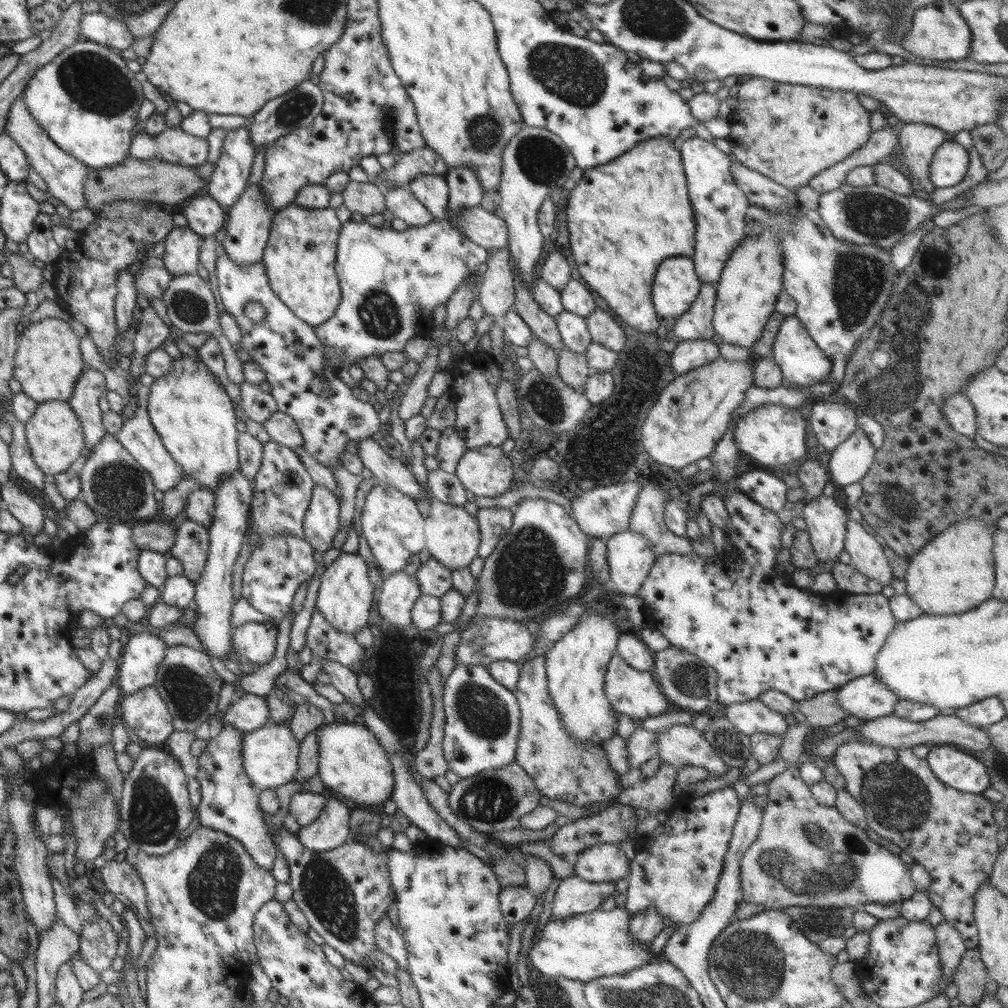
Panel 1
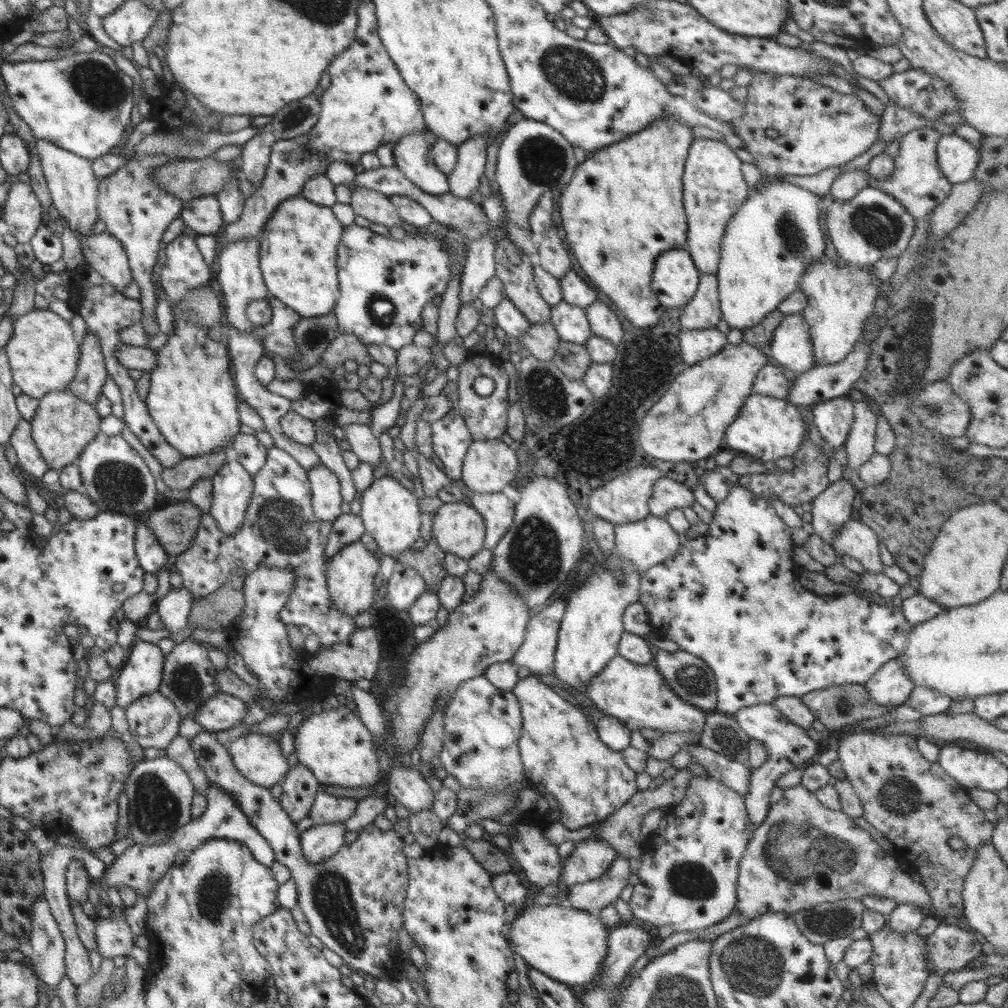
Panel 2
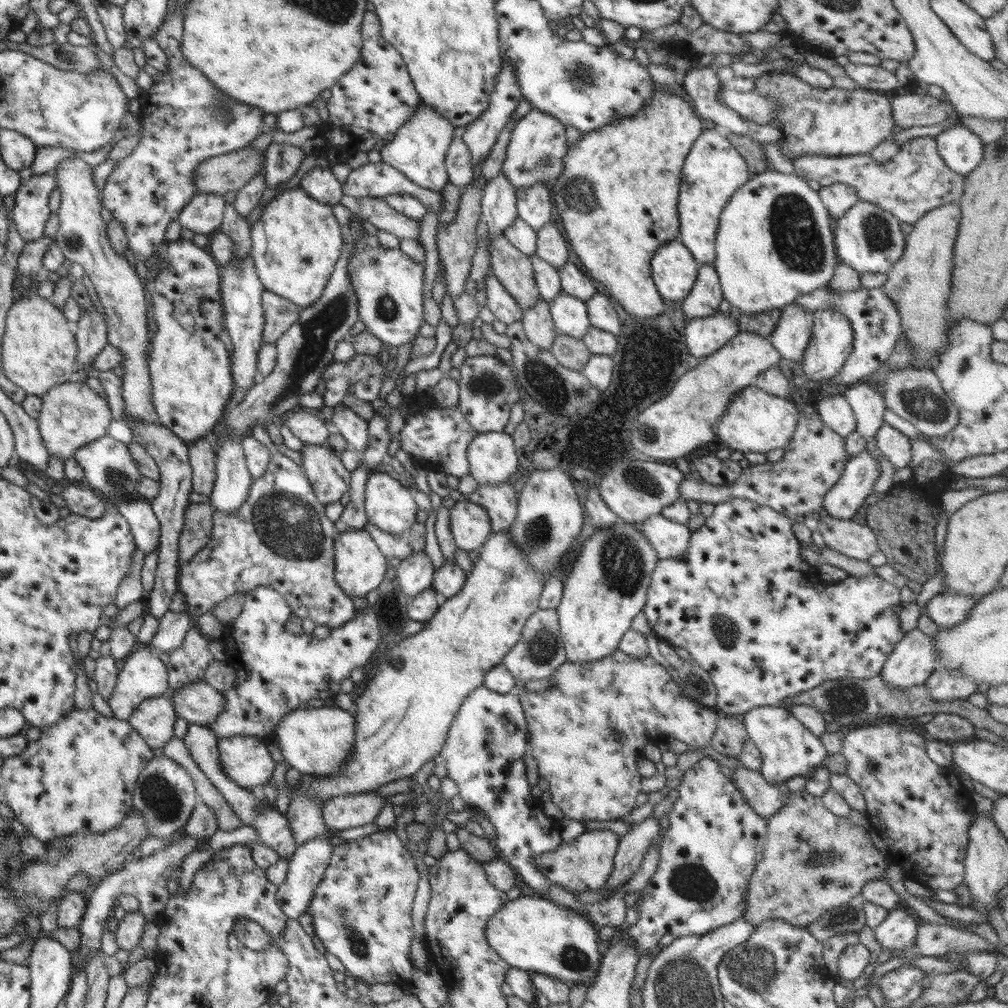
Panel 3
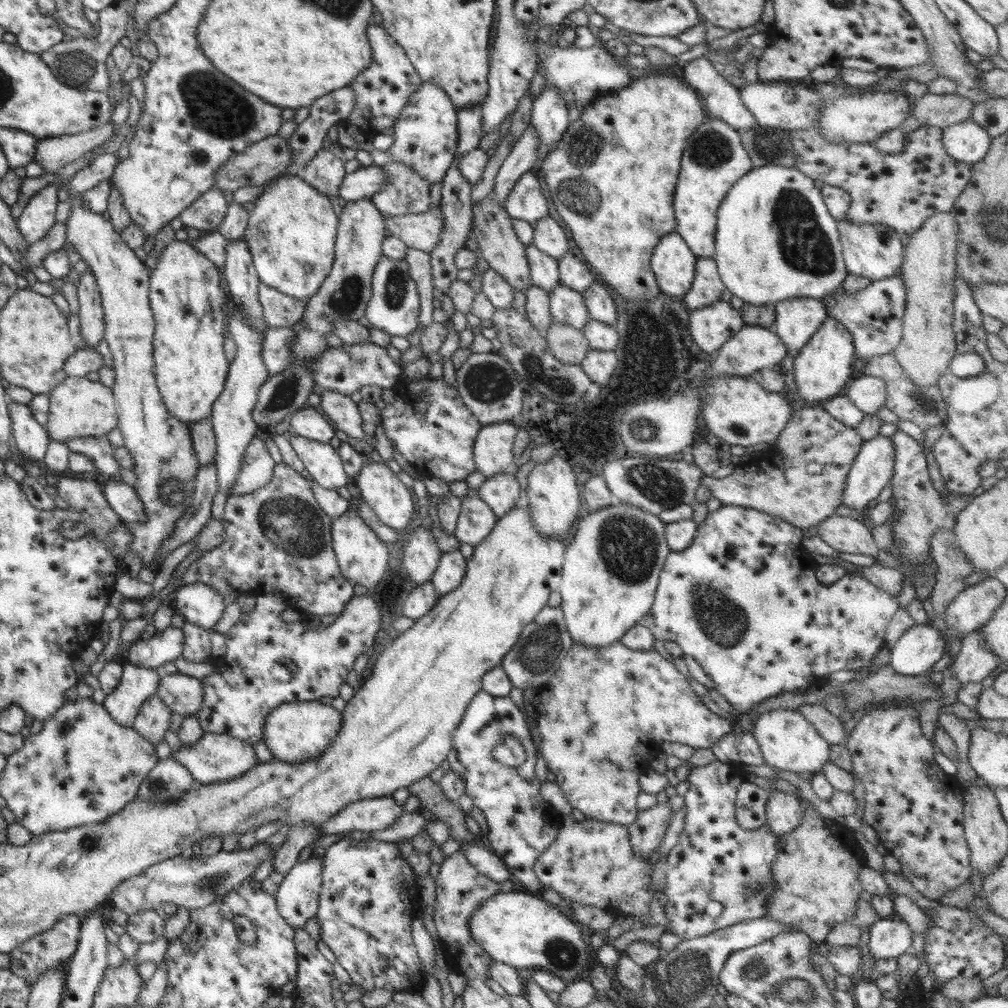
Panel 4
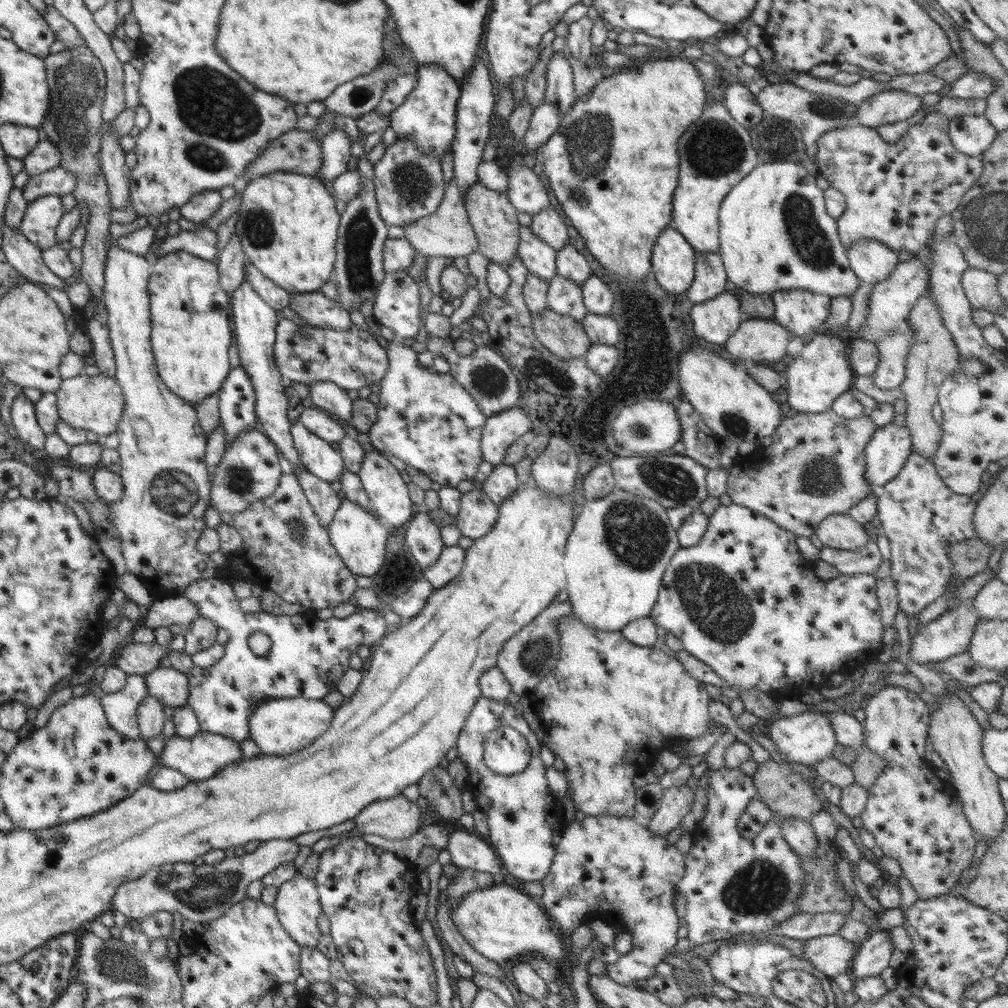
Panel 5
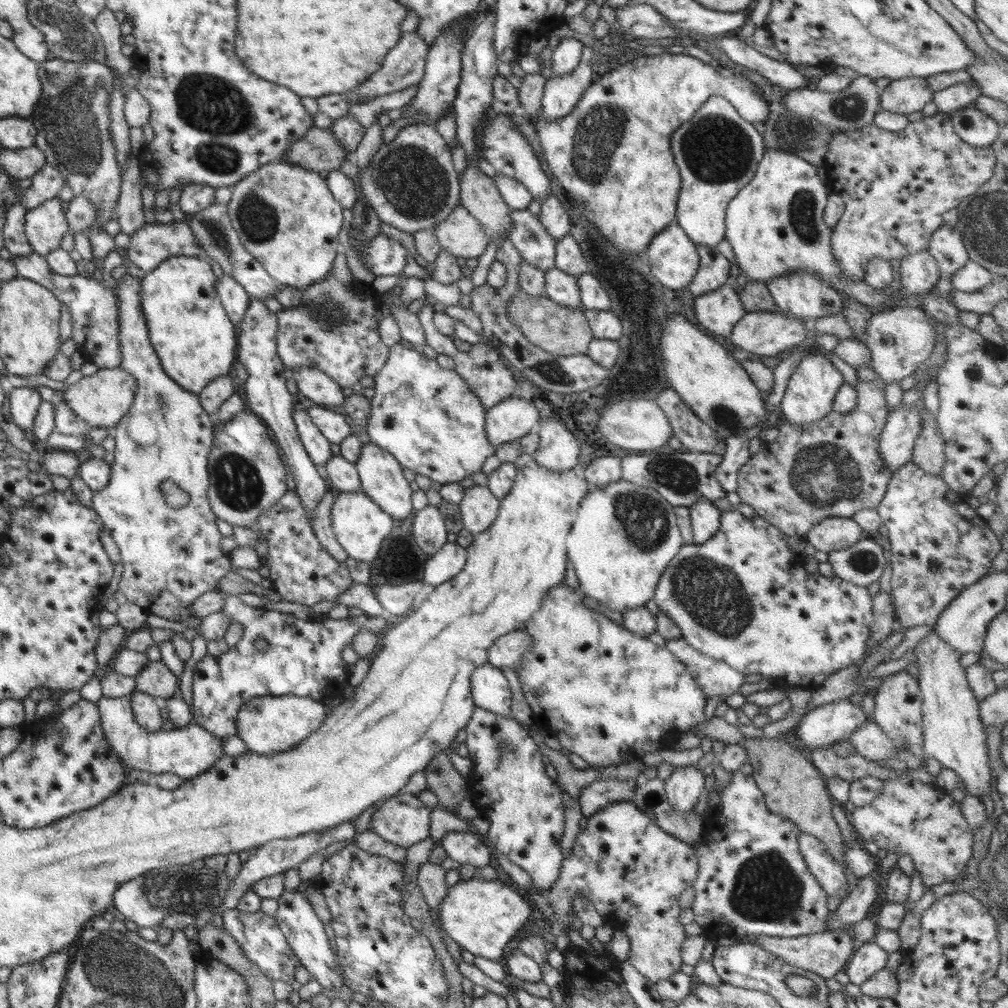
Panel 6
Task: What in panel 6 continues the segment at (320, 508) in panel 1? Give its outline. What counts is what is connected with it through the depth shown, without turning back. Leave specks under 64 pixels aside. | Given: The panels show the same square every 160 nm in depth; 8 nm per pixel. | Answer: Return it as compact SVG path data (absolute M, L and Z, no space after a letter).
M293 410L292 418L299 438L305 446L312 462L315 465L323 464L325 466L326 462L333 455L332 451L330 451L331 442L322 436L308 415L305 410Z

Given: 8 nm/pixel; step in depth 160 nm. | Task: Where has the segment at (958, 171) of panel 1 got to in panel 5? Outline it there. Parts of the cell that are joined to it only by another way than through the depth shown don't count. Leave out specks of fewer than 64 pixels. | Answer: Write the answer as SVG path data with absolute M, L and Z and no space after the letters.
M955 116L949 120L952 144L968 156L982 157L983 152L996 140L997 130L984 116Z

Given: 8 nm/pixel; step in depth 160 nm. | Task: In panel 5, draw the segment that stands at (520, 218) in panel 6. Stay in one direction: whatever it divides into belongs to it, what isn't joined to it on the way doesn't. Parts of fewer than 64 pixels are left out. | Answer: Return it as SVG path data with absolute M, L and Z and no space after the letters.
M519 224L518 236L520 236L520 240L517 256L528 272L544 282L555 278L557 276L555 263L557 250L542 241L529 227Z

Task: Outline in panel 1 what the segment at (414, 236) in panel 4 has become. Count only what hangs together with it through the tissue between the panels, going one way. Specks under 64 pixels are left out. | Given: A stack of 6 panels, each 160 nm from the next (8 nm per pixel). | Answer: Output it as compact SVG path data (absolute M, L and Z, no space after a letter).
M349 181L342 192L343 205L362 216L381 214L387 209L384 190L375 183Z

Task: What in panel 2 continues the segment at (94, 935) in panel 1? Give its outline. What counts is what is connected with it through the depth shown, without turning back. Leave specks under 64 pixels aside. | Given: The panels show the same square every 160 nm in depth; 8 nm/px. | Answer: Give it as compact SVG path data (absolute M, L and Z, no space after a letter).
M124 916L95 920L97 950L103 958L127 956L133 946L133 934Z

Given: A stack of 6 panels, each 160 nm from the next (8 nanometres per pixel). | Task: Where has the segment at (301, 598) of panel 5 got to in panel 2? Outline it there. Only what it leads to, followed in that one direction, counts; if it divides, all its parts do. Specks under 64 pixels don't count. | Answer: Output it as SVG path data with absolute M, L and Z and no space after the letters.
M274 445L267 448L265 465L253 476L253 481L255 485L246 518L232 536L226 536L216 526L209 512L204 513L191 547L171 560L182 577L183 588L196 601L224 586L234 569L244 569L248 575L260 565L267 564L290 571L296 579L284 608L279 612L279 620L284 625L308 626L320 638L322 646L318 651L348 640L356 626L354 619L335 605L329 593L325 576L327 558L320 537L321 522L312 508L307 470L291 454Z

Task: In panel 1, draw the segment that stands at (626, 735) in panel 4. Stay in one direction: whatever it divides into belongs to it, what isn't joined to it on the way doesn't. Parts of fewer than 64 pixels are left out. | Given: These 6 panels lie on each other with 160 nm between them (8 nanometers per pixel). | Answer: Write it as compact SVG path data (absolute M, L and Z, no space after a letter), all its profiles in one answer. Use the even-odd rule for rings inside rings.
M618 653L608 663L604 690L615 712L628 714L633 720L644 720L649 716L660 716L670 710L670 702L662 694L652 671L639 671L632 668ZM538 655L530 659L525 665L519 667L519 679L513 690L516 695L521 712L519 737L515 761L522 769L532 777L536 789L548 799L562 800L578 807L588 807L592 803L608 803L620 795L618 777L610 770L608 758L604 749L598 745L585 745L579 743L561 723L555 704L546 692L546 679L544 675L544 659Z

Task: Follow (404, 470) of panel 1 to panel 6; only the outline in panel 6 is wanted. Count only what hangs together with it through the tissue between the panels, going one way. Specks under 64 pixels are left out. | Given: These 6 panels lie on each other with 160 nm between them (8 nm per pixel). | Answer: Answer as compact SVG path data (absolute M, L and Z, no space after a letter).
M298 368L292 371L298 390L308 400L322 407L340 406L345 401L341 386L325 372L316 368Z

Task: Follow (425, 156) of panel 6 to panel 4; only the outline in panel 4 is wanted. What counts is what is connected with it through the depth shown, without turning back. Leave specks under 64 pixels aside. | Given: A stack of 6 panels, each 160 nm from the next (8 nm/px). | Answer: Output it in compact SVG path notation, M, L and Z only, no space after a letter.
M391 162L383 166L386 184L382 190L371 196L371 201L383 216L400 216L426 212L430 208L430 183L424 180L413 168L404 163Z

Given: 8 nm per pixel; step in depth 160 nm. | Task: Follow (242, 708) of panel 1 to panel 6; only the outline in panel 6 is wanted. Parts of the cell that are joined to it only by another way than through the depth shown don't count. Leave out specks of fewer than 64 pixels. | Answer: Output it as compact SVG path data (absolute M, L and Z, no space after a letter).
M149 660L134 679L136 691L154 698L179 695L180 679L162 661Z

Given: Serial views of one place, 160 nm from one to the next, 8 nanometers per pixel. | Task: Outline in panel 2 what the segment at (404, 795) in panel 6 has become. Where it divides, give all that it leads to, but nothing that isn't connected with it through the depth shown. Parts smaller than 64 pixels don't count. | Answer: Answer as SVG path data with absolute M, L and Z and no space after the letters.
M320 790L314 797L308 818L314 825L330 825L330 823L346 823L356 813L357 802L354 799L338 798Z

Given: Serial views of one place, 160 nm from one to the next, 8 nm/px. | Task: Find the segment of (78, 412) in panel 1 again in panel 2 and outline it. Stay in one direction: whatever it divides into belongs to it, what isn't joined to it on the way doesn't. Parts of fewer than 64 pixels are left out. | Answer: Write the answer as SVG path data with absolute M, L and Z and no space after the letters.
M87 330L80 342L80 360L77 373L69 384L69 392L96 406L106 382L108 371L98 344L97 334Z

